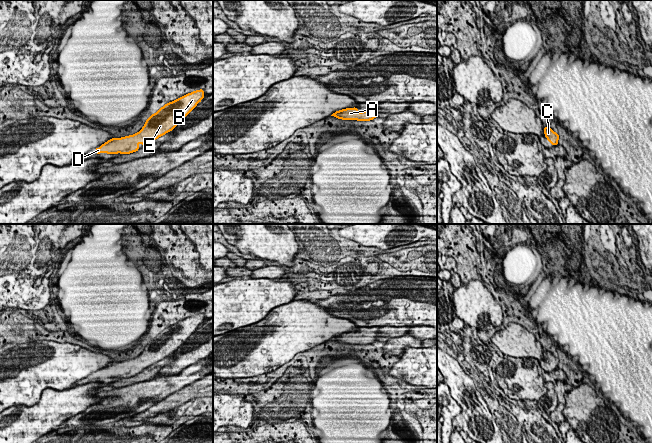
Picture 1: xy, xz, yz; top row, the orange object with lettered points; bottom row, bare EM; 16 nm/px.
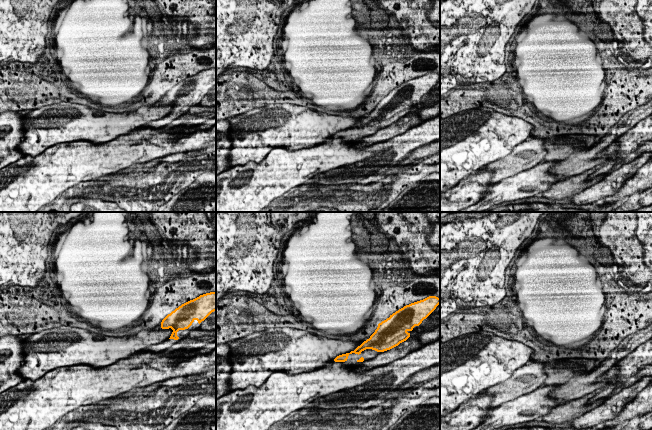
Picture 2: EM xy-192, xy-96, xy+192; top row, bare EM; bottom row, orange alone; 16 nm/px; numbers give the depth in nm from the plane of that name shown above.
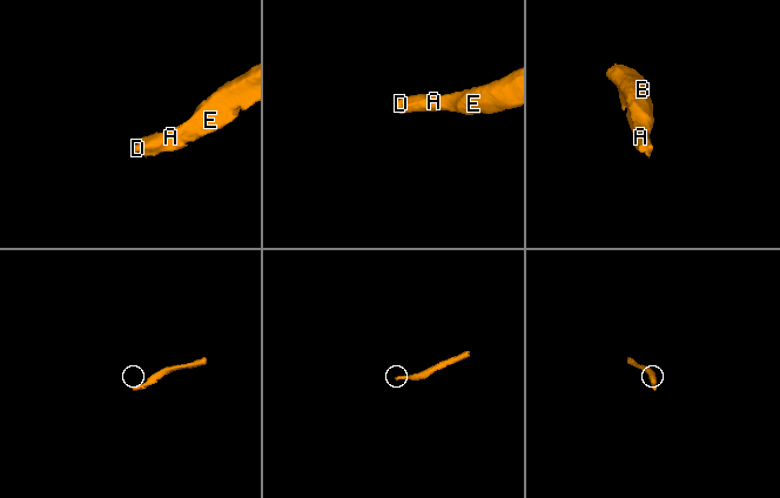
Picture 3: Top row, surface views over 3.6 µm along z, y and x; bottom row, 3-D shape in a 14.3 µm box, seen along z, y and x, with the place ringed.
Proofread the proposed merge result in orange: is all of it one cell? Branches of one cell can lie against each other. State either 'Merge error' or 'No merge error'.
No merge error

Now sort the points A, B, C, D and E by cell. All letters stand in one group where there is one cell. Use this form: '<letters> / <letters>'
A B C D E

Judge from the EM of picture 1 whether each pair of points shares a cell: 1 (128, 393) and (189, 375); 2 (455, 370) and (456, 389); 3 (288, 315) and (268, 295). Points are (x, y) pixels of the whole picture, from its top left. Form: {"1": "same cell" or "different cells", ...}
{"1": "same cell", "2": "same cell", "3": "different cells"}

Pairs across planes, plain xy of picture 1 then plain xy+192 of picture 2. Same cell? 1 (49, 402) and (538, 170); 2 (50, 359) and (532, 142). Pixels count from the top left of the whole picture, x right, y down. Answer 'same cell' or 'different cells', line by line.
1: different cells
2: different cells

